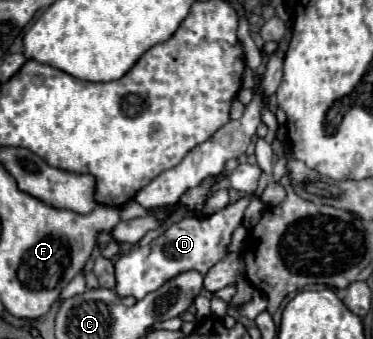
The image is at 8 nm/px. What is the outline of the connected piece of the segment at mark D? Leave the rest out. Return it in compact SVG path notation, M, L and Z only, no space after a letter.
M262 172L255 195L242 196L210 216L186 216L184 220L166 226L166 230L158 238L154 238L148 246L134 248L128 254L120 256L118 262L114 264L118 296L134 296L136 300L142 300L146 294L158 290L164 282L186 270L198 270L202 276L206 276L206 272L228 254L232 234L242 224L248 204L254 198L259 198L271 181L272 177Z

